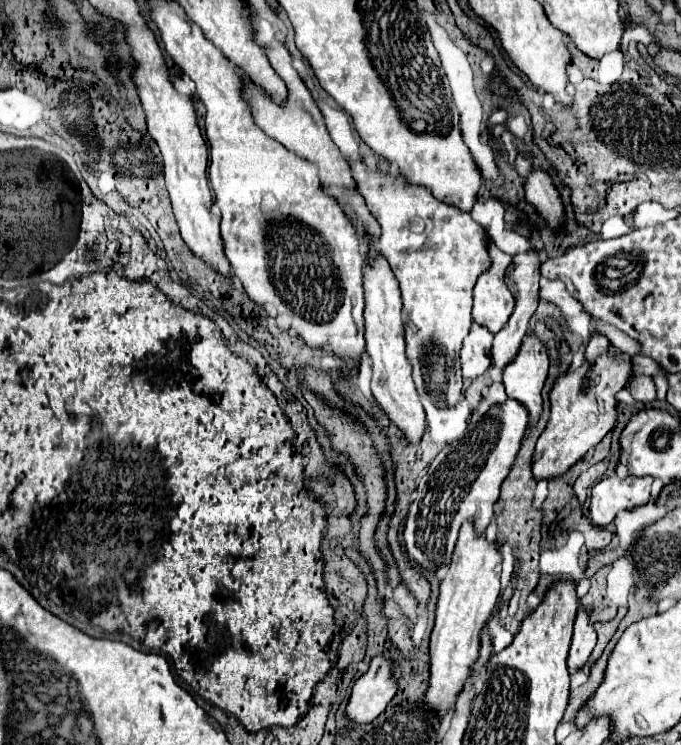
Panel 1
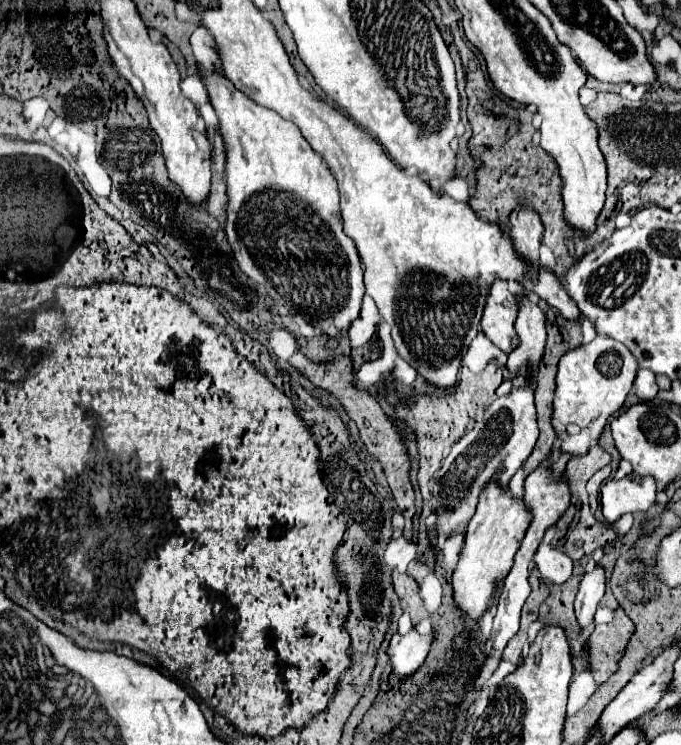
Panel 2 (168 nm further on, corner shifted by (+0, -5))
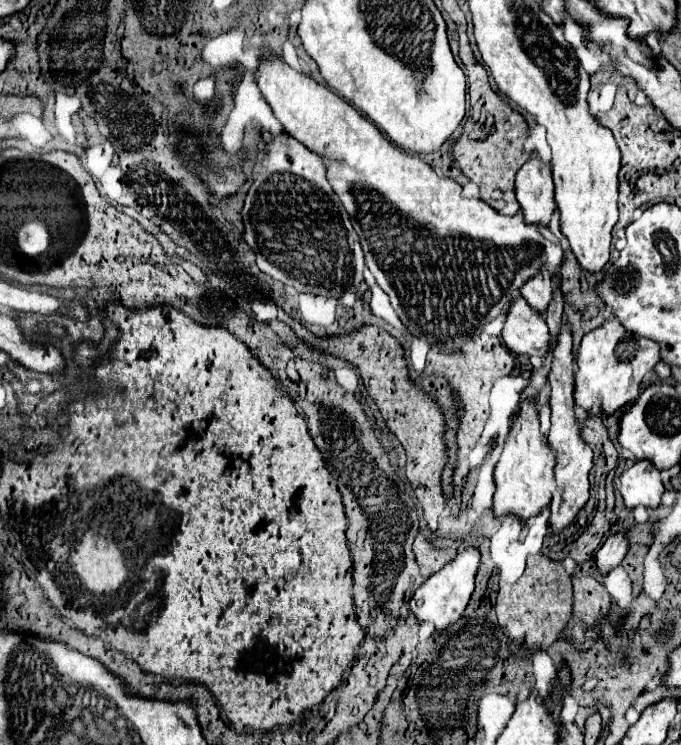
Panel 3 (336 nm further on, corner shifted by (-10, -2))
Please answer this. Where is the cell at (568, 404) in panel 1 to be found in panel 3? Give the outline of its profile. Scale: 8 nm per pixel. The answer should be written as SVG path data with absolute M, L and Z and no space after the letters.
M606 320L596 330L588 332L578 348L576 364L578 372L574 374L574 402L578 408L592 414L592 406L600 402L600 414L612 414L624 404L630 404L640 394L642 376L656 366L660 360L660 346L654 340L632 336L622 328L618 320Z

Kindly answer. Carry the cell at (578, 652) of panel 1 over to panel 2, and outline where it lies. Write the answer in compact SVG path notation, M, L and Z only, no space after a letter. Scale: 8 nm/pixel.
M594 565L594 569L584 573L580 581L580 589L578 589L574 607L576 607L576 619L580 627L584 629L594 627L594 613L604 595L604 583L606 583L606 573L602 565Z

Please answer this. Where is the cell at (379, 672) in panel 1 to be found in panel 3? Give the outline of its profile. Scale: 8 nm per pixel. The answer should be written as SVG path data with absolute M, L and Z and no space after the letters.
M466 546L464 550L458 552L456 560L450 562L448 566L444 566L440 572L432 574L412 596L410 600L410 610L414 614L414 618L424 624L424 622L432 622L434 624L434 632L440 634L444 632L448 626L452 626L454 622L458 622L468 606L470 594L474 590L474 576L476 576L476 568L480 564L480 554L474 546Z

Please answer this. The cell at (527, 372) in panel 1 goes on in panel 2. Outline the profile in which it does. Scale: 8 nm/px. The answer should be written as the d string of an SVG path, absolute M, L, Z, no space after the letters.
M524 295L518 303L518 317L516 317L516 333L520 345L508 355L506 363L510 373L526 377L530 373L530 367L538 369L546 345L544 319L546 315L542 313L542 309L536 303L532 303L528 295Z

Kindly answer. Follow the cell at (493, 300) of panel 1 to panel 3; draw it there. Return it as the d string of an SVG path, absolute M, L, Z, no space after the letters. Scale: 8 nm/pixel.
M522 296L512 298L502 328L502 338L510 352L518 356L544 356L550 342L550 332L536 310Z

